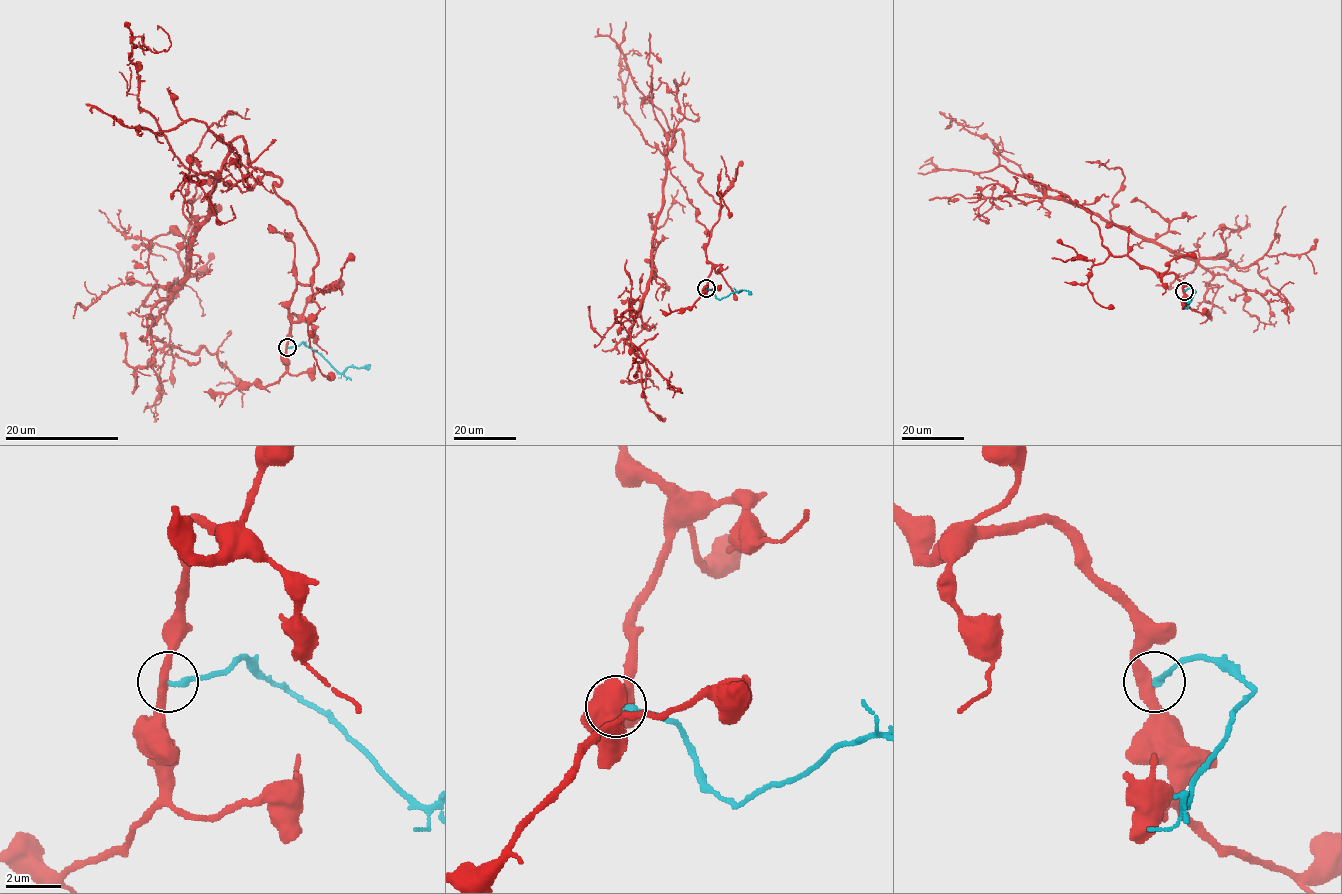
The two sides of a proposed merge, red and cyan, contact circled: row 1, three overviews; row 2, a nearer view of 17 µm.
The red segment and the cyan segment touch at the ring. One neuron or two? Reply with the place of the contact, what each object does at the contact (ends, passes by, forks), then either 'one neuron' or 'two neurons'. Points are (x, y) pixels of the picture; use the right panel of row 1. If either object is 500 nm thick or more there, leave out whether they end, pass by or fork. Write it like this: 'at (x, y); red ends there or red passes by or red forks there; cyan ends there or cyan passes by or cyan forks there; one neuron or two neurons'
at (1184, 291); red passes by; cyan ends there; two neurons

